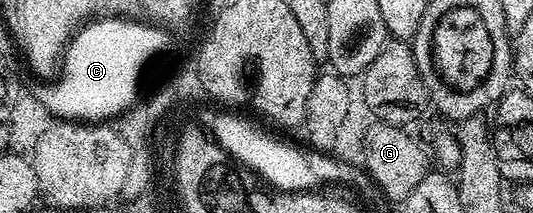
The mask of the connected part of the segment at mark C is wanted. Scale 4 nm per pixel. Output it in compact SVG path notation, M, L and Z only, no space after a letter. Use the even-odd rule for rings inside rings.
M103 17L98 18L93 21L89 21L86 25L83 25L82 28L78 30L78 32L75 33L73 39L70 41L70 43L67 45L66 53L63 56L63 61L60 65L60 73L58 76L58 79L55 79L53 82L54 84L42 82L39 84L42 84L38 87L33 87L33 93L35 98L37 98L38 102L42 104L44 111L46 111L48 114L52 113L54 114L57 119L71 119L75 122L97 122L97 121L103 121L107 119L114 118L115 116L119 116L121 112L125 112L130 106L132 106L138 98L137 92L138 92L138 84L140 82L140 76L142 74L142 70L144 66L156 55L160 54L164 51L166 51L172 44L172 38L167 33L169 32L165 27L162 26L155 26L155 25L149 25L145 22L141 21L133 21L129 18L123 18L123 17Z

